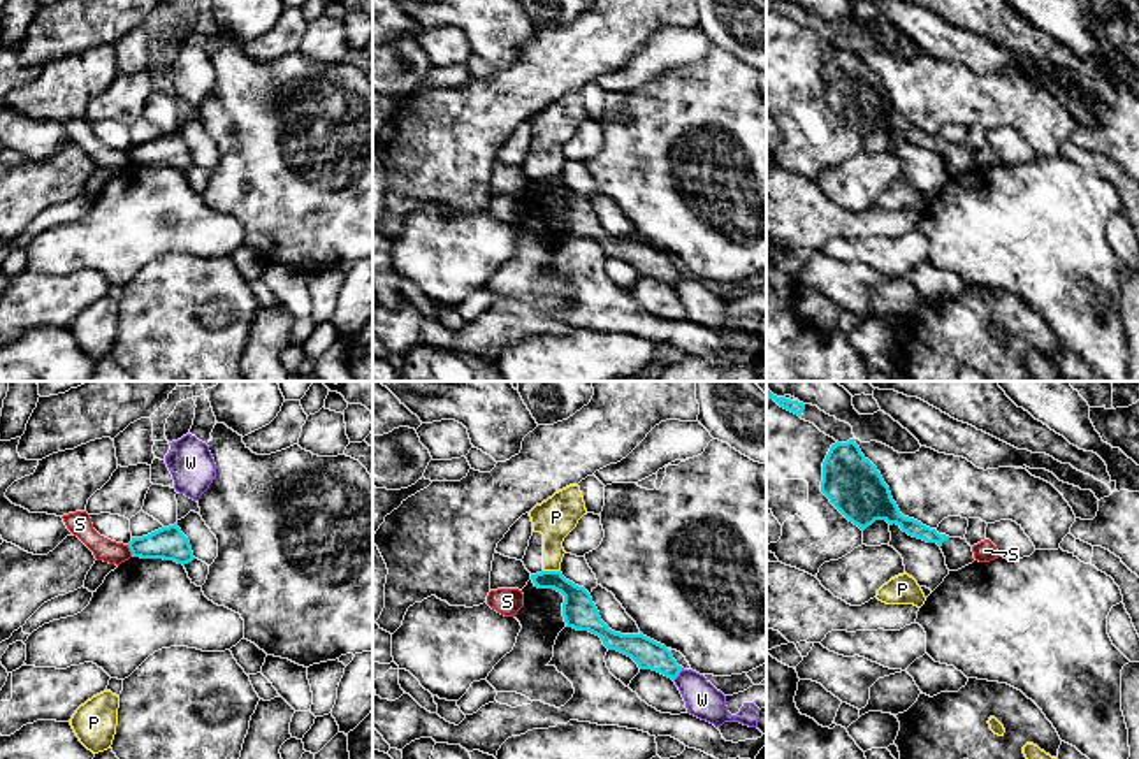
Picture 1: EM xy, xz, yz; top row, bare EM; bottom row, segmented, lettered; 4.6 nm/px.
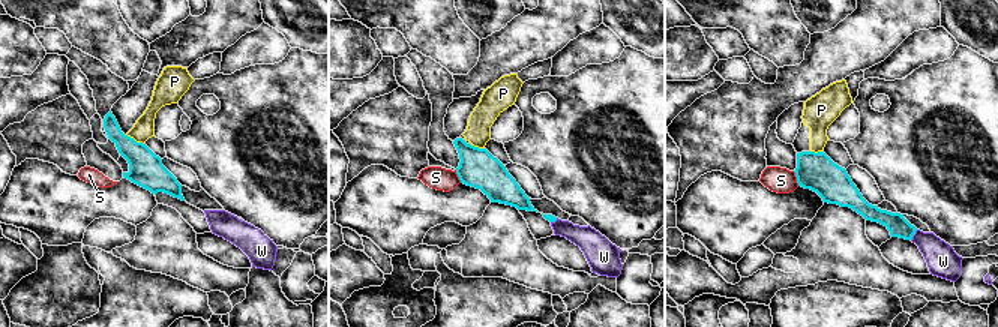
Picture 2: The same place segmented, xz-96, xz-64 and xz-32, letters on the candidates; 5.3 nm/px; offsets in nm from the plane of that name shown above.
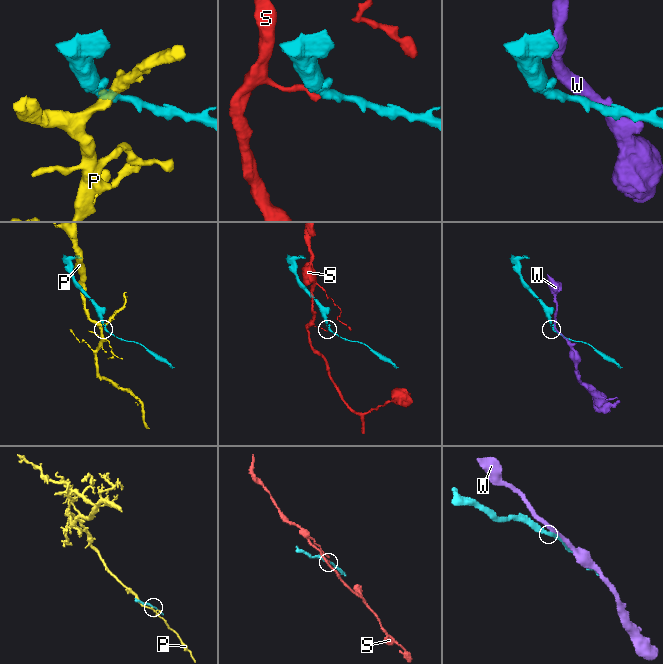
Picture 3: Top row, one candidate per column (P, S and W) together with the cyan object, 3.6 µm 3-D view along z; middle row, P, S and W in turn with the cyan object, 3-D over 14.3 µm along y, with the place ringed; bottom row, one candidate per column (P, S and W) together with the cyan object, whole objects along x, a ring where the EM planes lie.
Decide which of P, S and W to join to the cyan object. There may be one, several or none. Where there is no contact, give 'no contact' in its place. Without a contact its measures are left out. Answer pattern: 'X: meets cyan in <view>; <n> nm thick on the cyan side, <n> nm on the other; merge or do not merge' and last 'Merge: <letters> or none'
P: meets cyan in xz; 150 nm thick on the cyan side, 190 nm on the other; do not merge
S: meets cyan in xy; 160 nm thick on the cyan side, 100 nm on the other; do not merge
W: meets cyan in xz; 140 nm thick on the cyan side, 160 nm on the other; do not merge
Merge: none

